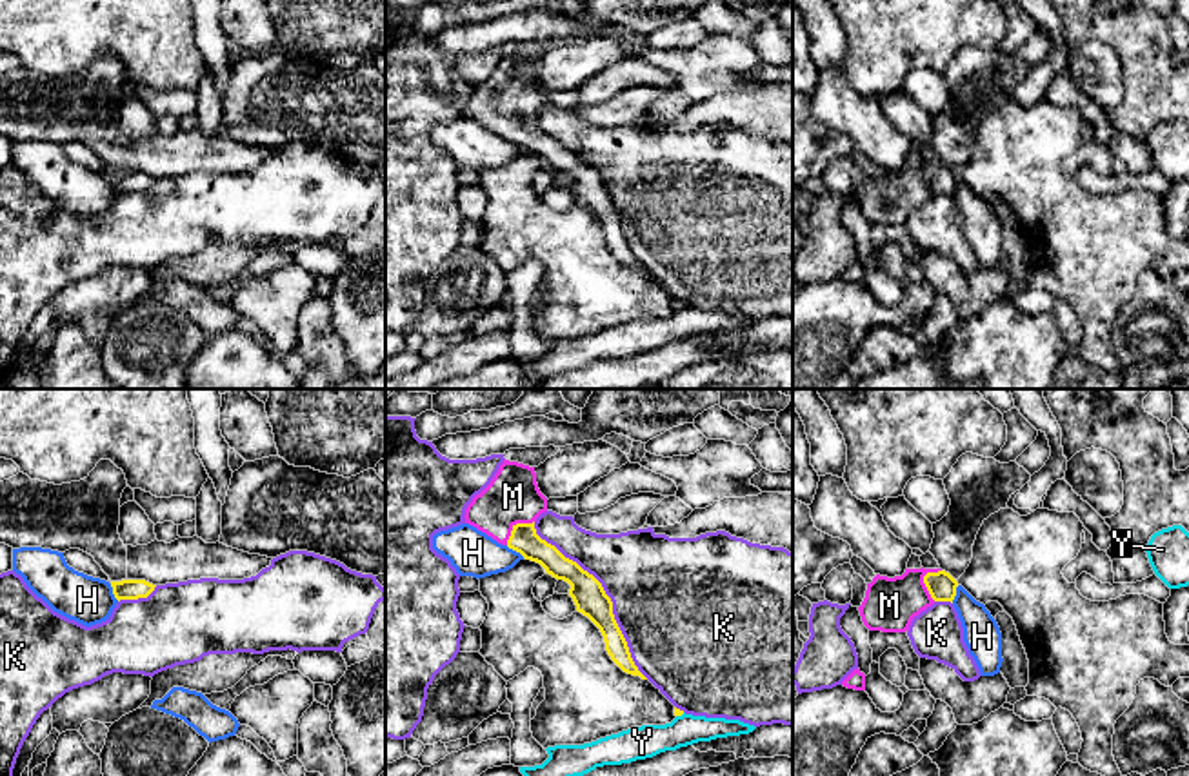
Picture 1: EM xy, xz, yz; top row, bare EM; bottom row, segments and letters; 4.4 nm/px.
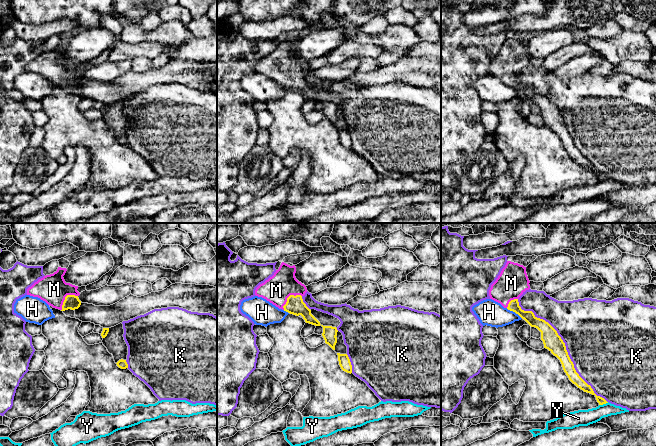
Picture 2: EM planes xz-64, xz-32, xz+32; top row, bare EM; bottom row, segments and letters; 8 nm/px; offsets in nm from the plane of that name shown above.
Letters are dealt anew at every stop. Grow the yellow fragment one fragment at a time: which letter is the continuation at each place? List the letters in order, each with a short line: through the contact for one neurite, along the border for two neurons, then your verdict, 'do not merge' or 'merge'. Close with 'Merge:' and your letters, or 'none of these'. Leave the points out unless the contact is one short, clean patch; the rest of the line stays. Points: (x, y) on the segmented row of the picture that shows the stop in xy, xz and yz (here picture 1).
H: line xy (109, 584), (119, 600); do not merge
K: do not merge
M: line yz (942, 587), (924, 580), (909, 595), (889, 606); merge
Y: line xz (684, 713), (677, 716); do not merge
Merge: M

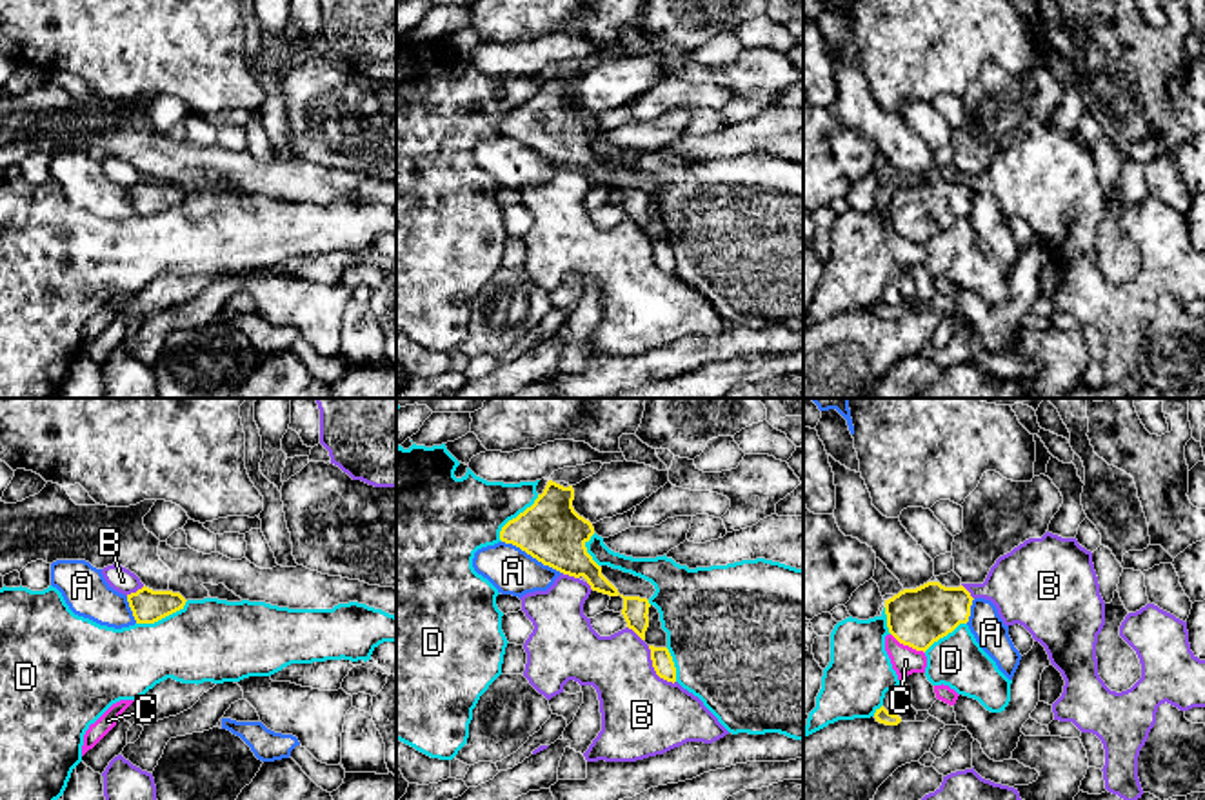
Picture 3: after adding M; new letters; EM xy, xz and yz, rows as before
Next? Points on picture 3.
A: line xz (502, 540), (518, 546), (560, 573); do not merge
B: do not merge
C: line yz (891, 633), (900, 642), (924, 653); do not merge
D: do not merge
Merge: none of these

